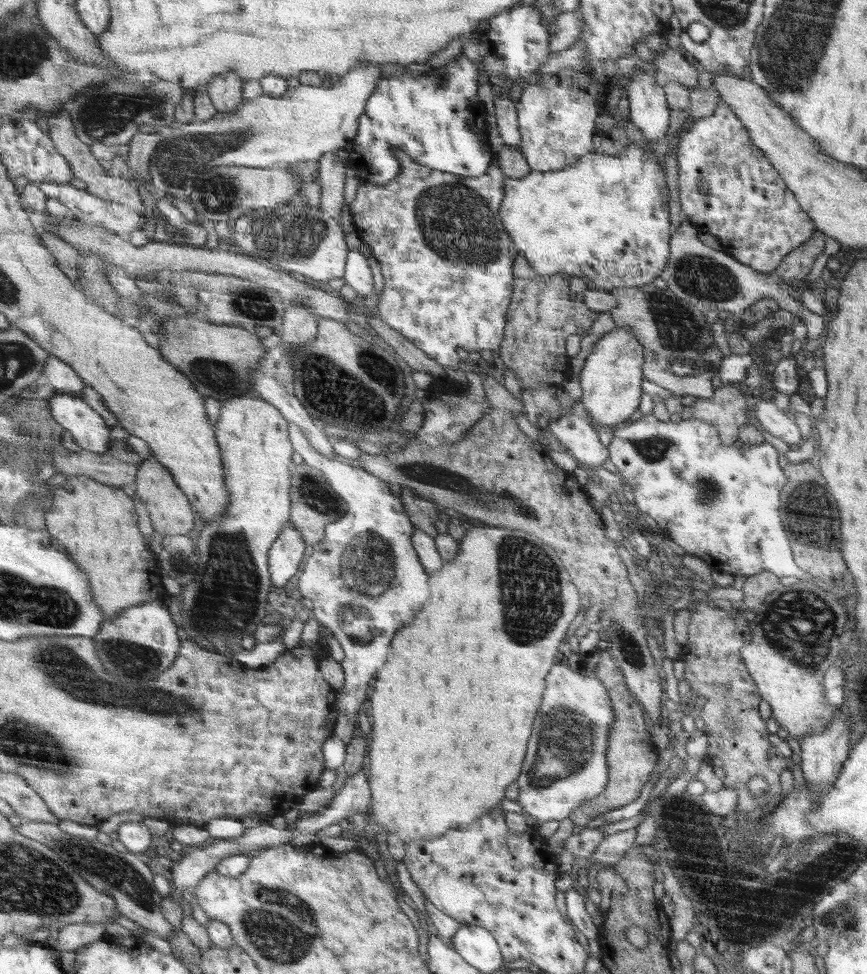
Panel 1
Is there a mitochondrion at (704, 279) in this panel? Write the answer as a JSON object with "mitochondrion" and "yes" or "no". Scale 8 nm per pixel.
{"mitochondrion":"yes"}

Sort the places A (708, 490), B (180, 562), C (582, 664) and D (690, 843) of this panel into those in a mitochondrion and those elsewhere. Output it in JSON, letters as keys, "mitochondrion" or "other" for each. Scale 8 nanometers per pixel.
{"A":"mitochondrion","B":"mitochondrion","C":"other","D":"mitochondrion"}

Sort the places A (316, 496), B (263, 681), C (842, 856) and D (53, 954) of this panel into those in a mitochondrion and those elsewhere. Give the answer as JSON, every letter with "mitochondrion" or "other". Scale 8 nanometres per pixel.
{"A":"mitochondrion","B":"other","C":"mitochondrion","D":"other"}

